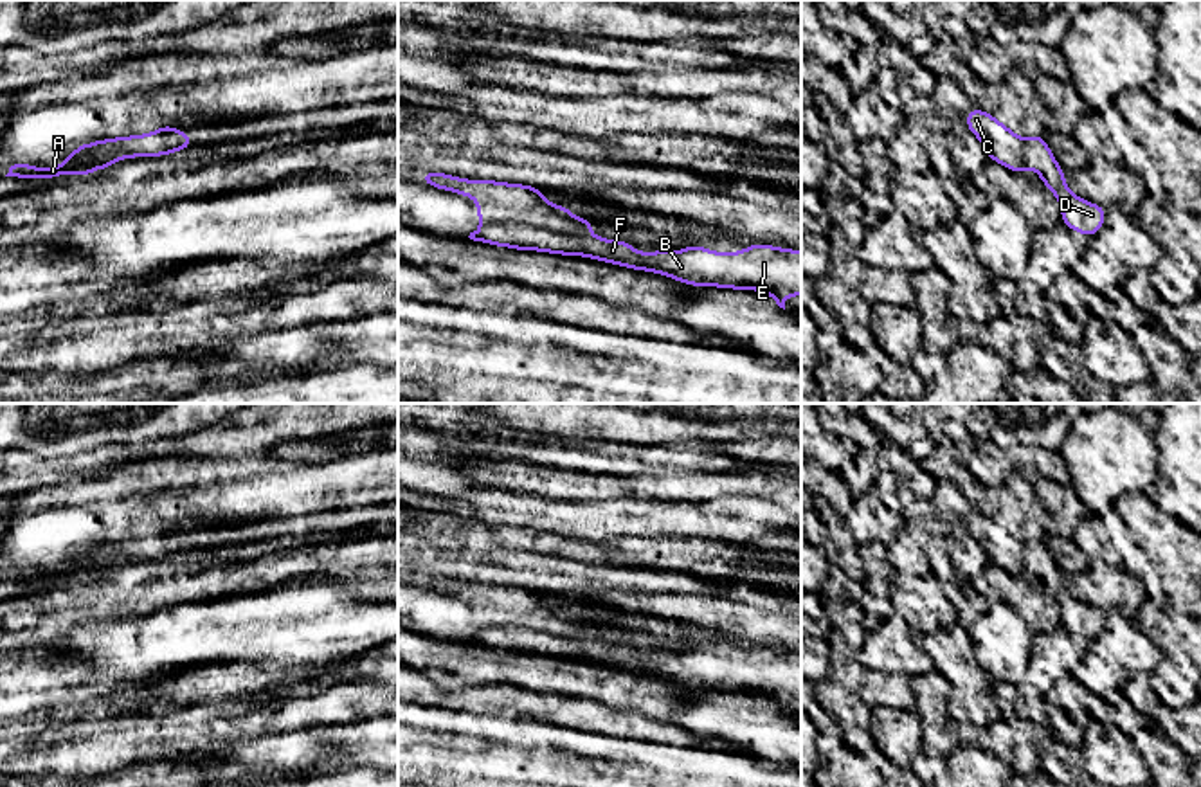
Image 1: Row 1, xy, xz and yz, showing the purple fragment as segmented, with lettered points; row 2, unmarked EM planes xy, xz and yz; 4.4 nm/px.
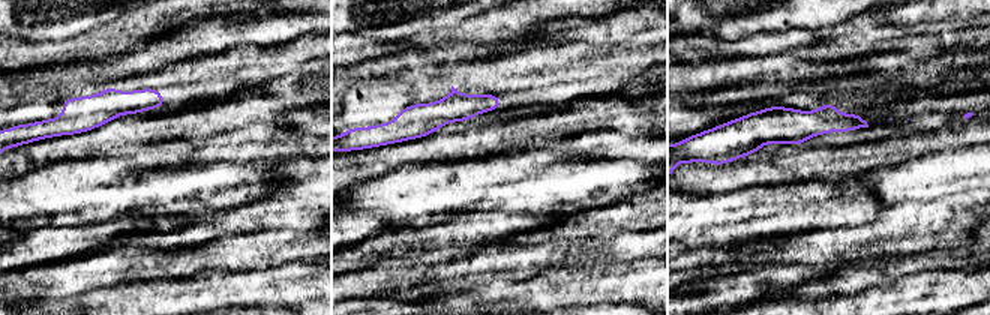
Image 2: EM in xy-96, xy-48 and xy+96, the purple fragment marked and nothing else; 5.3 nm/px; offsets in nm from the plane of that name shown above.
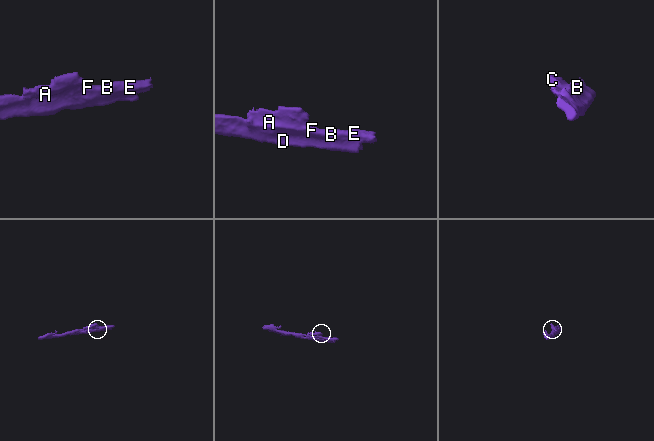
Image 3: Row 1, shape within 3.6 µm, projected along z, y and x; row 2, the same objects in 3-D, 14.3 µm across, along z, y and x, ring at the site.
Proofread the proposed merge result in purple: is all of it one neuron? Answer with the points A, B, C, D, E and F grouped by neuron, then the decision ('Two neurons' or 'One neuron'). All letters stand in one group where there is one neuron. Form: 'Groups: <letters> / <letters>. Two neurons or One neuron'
Groups: A C / B D E F. Two neurons

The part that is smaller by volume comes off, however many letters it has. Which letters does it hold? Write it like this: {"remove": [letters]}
{"remove": ["A", "C"]}

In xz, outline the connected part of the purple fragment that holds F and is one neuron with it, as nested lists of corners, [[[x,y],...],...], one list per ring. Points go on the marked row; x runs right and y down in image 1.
[[[483,223],[468,236],[495,247],[582,256],[672,277],[691,286],[754,290],[771,295],[785,310],[785,299],[801,294],[801,250],[753,243],[724,254],[700,245],[682,250],[639,252],[630,241],[601,236],[571,236],[526,223]]]

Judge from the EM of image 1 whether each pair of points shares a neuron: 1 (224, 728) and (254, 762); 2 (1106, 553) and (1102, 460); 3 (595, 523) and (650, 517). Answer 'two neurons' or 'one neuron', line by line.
1: two neurons
2: two neurons
3: one neuron

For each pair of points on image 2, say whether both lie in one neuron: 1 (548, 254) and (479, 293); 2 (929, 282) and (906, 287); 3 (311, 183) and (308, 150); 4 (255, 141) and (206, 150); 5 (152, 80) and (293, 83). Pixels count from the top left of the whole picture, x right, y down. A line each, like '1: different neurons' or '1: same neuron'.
1: different neurons
2: same neuron
3: different neurons
4: same neuron
5: different neurons

